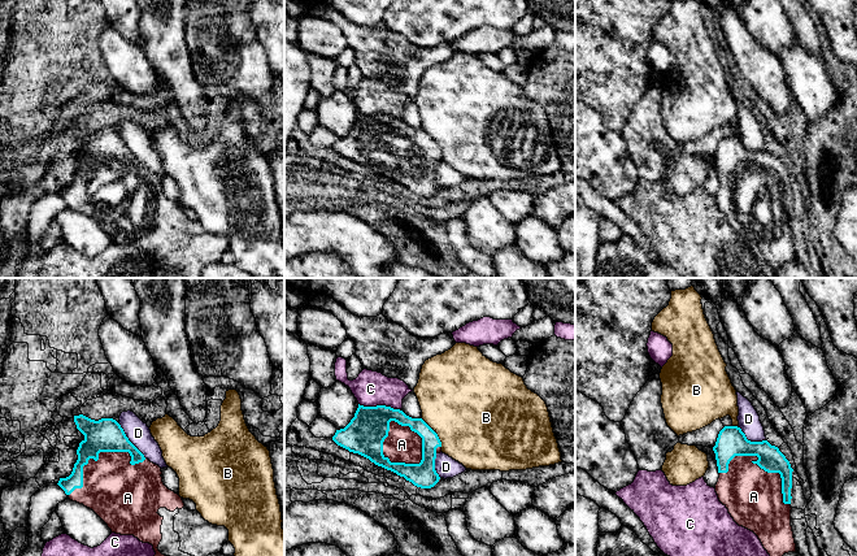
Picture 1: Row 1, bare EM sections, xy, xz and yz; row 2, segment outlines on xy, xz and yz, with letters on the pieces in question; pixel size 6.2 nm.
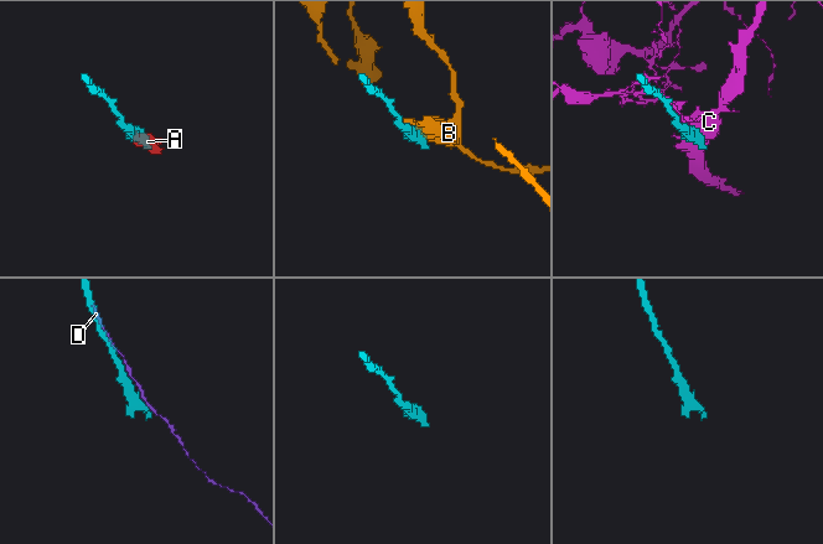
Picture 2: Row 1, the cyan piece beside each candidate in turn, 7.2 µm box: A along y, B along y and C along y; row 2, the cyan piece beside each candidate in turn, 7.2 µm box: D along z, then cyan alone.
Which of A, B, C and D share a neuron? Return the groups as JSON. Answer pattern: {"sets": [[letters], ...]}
{"sets": [["A"], ["B"], ["C"], ["D"]]}

